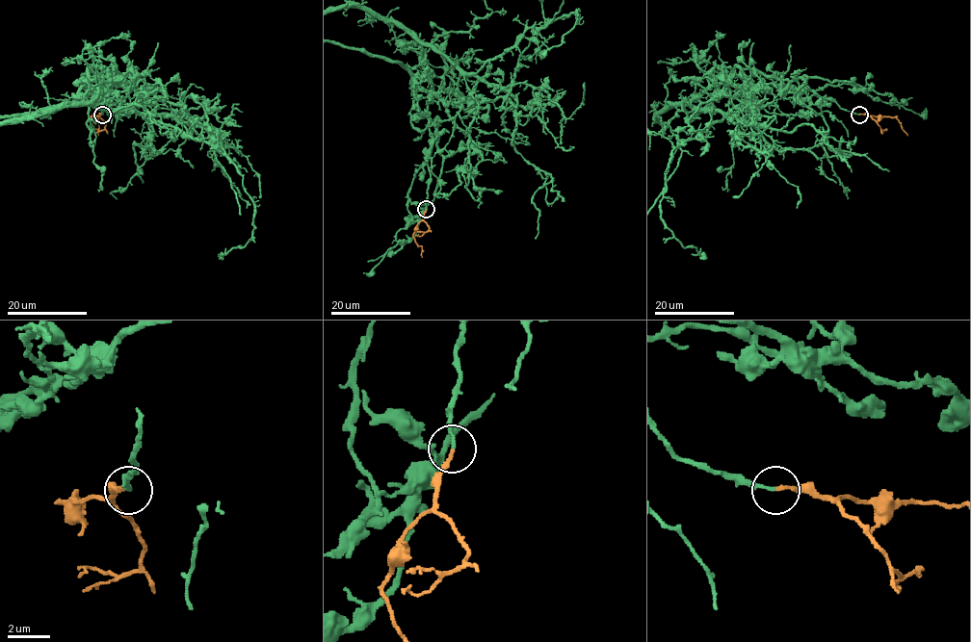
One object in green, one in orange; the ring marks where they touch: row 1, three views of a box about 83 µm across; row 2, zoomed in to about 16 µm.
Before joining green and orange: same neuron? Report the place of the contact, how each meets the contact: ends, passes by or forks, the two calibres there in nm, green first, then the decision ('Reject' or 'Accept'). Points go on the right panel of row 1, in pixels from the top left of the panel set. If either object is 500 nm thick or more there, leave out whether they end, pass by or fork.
Place: (859, 115). At the ring green ends. At the ring orange ends. Thickness 160 nm (green) against 170 nm. Accept

